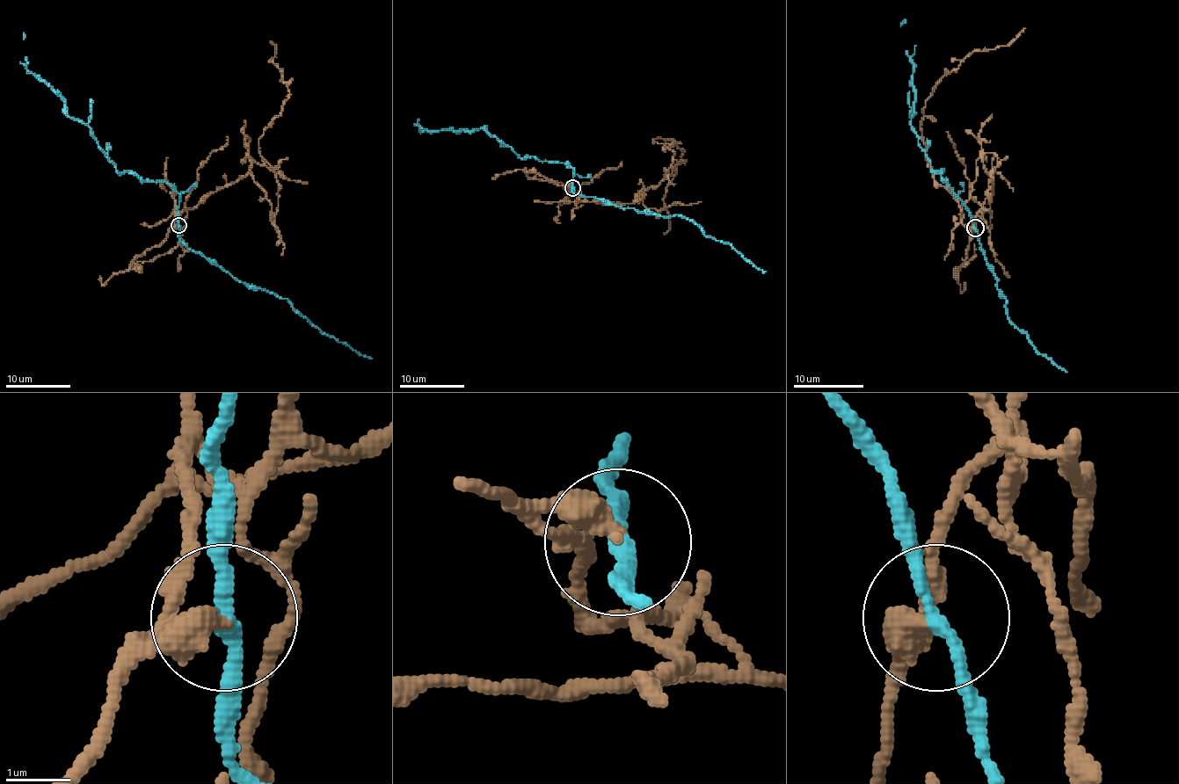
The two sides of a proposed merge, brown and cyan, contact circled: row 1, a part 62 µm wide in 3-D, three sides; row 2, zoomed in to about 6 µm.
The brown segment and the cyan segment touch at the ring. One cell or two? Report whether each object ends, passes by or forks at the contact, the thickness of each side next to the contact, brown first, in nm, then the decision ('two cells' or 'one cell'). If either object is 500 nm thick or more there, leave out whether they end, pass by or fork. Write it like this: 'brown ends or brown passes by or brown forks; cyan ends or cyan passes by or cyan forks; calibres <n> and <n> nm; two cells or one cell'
brown ends; cyan passes by; calibres 440 and 200 nm; two cells

